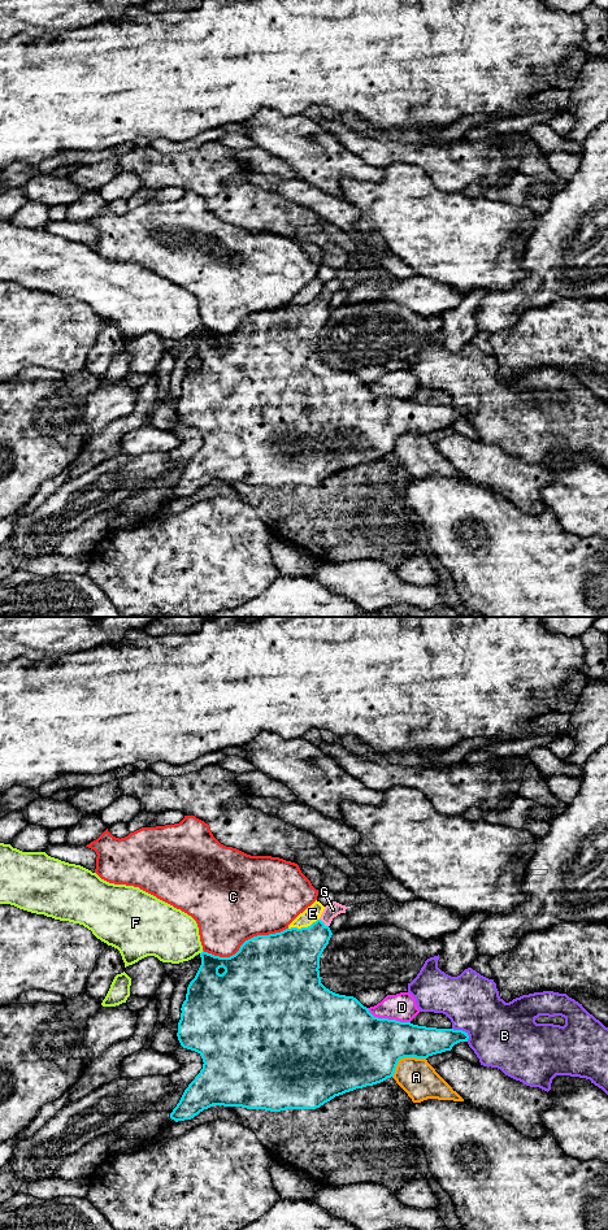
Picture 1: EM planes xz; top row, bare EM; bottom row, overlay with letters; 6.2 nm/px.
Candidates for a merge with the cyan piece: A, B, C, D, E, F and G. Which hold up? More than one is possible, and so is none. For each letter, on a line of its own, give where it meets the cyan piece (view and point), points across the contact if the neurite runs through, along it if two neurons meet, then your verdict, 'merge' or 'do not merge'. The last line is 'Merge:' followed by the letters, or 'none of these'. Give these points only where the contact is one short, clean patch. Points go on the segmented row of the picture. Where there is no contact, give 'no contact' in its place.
A: xz (403, 1057) | do not merge
B: xz (461, 1030) | do not merge
C: xz (244, 942) | do not merge
D: xz (387, 1018) | do not merge
E: xz (303, 928) | along xz (318, 918), (307, 926), (289, 929) | do not merge
F: xz (202, 952) | do not merge
G: xz (322, 922) | across xz (295, 952), (322, 922), (333, 909) | merge
Merge: G

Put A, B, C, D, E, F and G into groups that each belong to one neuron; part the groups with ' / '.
A / B / C / D / E / F / G

